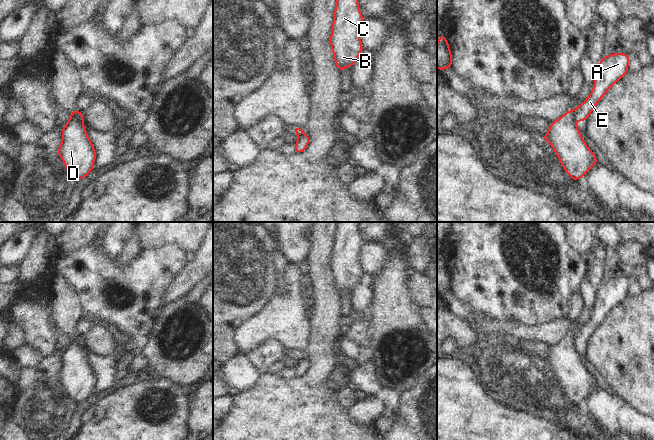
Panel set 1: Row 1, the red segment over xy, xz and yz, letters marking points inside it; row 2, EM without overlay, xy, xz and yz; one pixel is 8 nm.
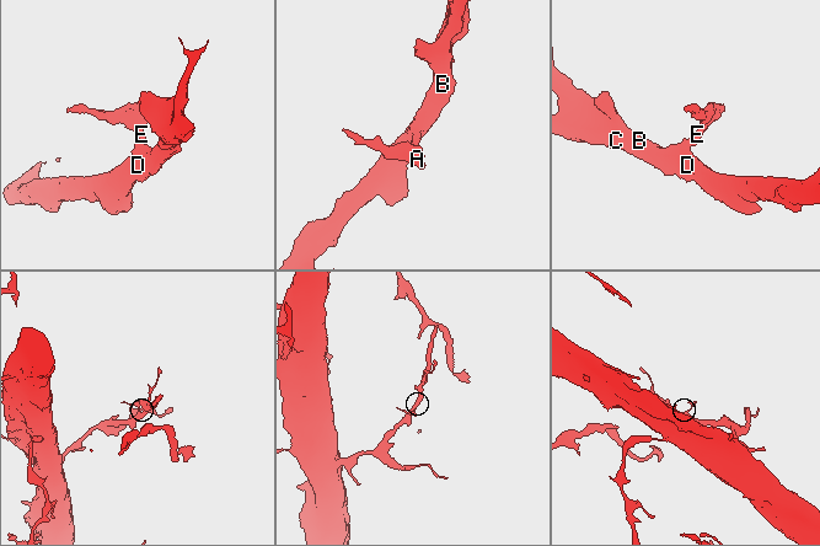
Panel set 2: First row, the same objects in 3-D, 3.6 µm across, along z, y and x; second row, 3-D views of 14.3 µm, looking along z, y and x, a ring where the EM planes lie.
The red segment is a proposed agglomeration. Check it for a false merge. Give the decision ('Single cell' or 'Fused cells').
Fused cells

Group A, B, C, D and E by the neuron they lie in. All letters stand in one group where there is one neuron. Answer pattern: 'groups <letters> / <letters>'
groups A E / B C D

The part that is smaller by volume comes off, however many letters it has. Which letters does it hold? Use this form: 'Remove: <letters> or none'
Remove: A, E

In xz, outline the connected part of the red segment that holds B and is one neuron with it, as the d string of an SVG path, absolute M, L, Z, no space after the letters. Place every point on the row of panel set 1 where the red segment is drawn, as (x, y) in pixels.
M358 0L336 1L330 45L341 73L345 67L353 66L364 49L358 35L363 20Z

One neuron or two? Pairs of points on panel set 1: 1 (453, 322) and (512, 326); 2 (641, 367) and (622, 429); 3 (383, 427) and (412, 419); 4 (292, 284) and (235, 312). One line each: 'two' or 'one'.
1: two
2: two
3: two
4: two

